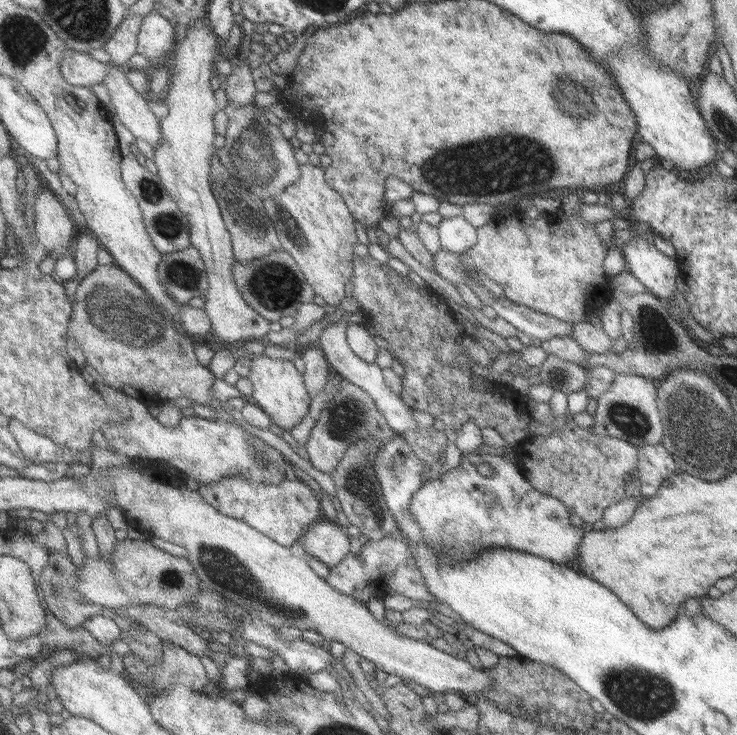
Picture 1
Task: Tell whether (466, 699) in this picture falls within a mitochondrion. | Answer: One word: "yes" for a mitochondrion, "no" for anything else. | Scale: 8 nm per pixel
no

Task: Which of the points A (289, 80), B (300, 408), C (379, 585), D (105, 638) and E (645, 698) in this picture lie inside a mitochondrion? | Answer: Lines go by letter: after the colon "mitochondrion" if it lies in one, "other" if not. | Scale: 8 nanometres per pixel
A: other
B: other
C: other
D: other
E: mitochondrion

